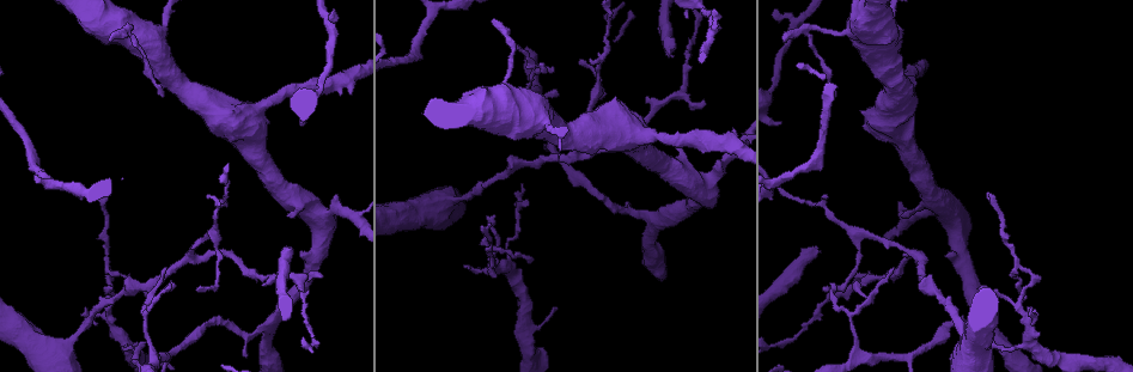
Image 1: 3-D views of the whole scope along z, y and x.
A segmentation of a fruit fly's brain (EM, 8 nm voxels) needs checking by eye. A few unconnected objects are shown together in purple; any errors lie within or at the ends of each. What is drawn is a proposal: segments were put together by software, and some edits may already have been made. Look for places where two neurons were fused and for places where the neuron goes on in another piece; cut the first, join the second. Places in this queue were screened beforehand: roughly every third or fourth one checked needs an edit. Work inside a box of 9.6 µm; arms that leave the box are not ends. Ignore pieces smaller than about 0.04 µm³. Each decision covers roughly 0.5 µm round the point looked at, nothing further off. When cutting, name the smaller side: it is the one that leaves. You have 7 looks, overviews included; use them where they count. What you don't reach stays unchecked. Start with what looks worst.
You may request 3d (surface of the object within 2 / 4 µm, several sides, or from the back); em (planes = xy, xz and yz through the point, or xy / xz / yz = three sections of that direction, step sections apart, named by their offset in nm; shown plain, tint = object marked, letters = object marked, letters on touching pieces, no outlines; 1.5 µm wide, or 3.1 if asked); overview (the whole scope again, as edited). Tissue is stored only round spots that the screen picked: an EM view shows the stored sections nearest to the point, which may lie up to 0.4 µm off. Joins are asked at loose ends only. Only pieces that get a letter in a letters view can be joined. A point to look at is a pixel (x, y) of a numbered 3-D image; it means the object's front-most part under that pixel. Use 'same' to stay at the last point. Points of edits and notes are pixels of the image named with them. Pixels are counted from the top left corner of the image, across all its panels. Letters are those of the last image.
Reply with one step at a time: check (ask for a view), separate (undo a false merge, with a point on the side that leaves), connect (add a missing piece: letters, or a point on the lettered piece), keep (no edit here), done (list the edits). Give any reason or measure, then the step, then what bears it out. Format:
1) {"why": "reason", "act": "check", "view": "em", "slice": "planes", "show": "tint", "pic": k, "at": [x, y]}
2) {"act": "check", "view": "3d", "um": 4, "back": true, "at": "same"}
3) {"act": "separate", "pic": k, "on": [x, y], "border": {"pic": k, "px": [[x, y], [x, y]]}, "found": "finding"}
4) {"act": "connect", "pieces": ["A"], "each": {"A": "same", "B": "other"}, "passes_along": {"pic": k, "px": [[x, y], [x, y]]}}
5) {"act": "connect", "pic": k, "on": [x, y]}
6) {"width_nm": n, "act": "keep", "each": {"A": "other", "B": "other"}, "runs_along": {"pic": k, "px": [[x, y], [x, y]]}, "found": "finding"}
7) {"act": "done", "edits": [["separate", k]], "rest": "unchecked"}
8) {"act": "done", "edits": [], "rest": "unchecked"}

{"why": "long arm stops here", "act": "check", "view": "em", "slice": "xz", "step": 8, "show": "letters", "pic": 1, "at": [669, 57]}

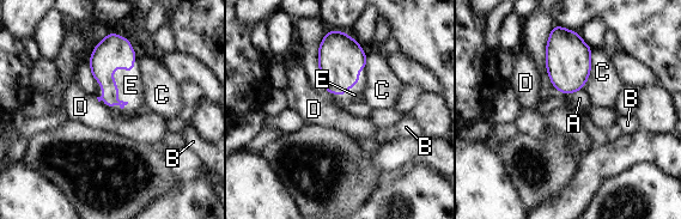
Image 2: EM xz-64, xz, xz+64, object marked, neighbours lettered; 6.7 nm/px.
{"act": "connect", "pieces": ["E"], "each": {"A": "other", "B": "other", "C": "other", "D": "other", "E": "same"}, "passes_along": {"pic": 2, "px": [[114, 50], [114, 84], [131, 85]]}, "found": "the neuron continues"}

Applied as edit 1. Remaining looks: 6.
{"act": "check", "view": "overview"}

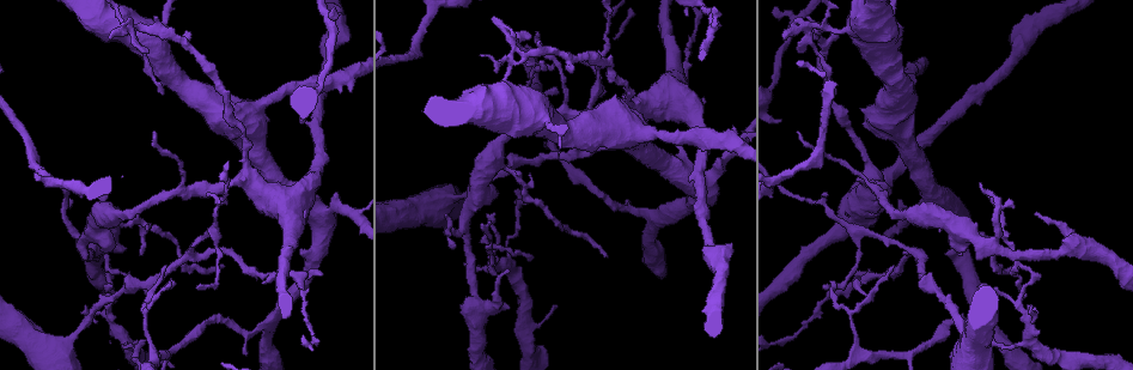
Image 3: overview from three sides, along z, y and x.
{"why": "thin end", "act": "check", "view": "3d", "um": 2, "pic": 3, "at": [222, 266]}

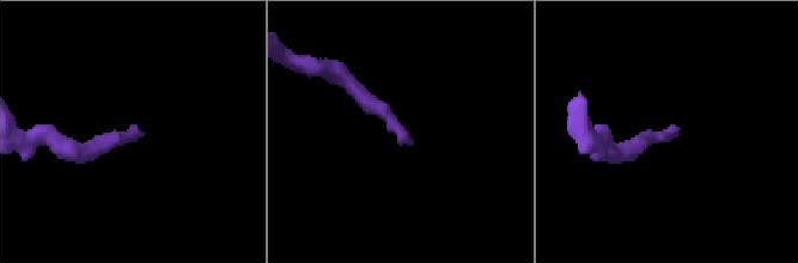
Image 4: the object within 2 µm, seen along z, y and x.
{"why": "need the tissue", "act": "check", "view": "em", "slice": "planes", "show": "plain", "pic": 4, "at": [410, 139]}

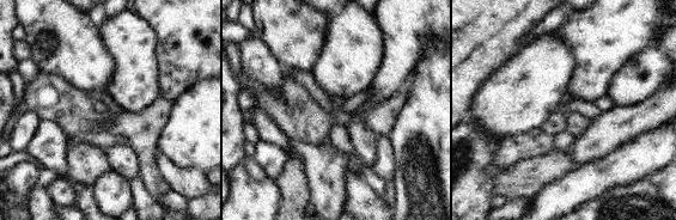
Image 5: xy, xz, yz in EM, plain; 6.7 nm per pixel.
{"why": "see the neighbours", "act": "check", "view": "em", "slice": "planes", "show": "letters", "at": "same"}

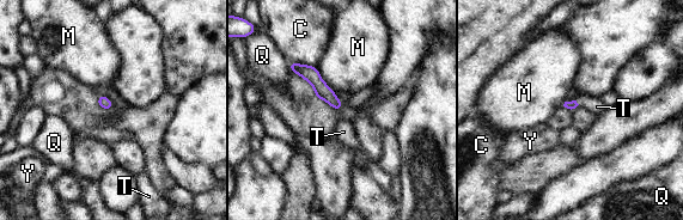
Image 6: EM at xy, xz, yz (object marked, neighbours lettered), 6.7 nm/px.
{"act": "connect", "pieces": ["T"], "each": {"C": "other", "M": "other", "Q": "other", "T": "same", "Y": "other"}, "passes_along": {"pic": 6, "px": [[573, 104], [577, 103], [597, 107]]}, "found": "the neuron continues"}

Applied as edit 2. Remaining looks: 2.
{"why": "branch stops here", "act": "check", "view": "em", "slice": "planes", "show": "tint", "pic": 3, "at": [189, 32]}

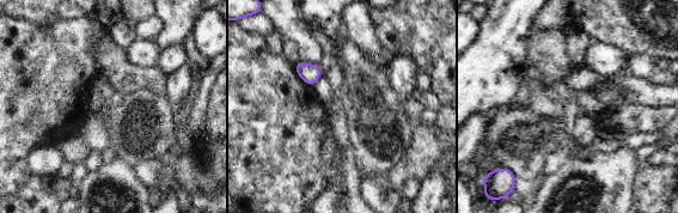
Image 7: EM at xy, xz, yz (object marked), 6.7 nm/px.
{"why": "see the neighbours", "act": "check", "view": "em", "slice": "planes", "show": "letters", "at": "same"}

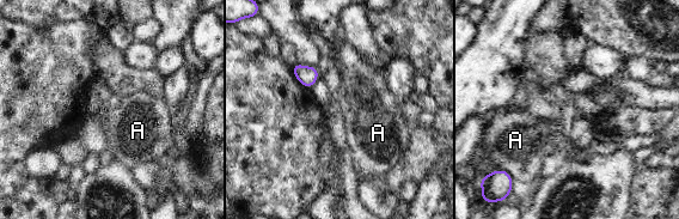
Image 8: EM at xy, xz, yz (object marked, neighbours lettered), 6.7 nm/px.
{"act": "keep", "each": {"A": "other"}, "found": "no lettered piece goes on from it"}

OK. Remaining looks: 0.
{"act": "done", "edits": [["connect", 2], ["connect", 6]], "rest": "unchecked"}

